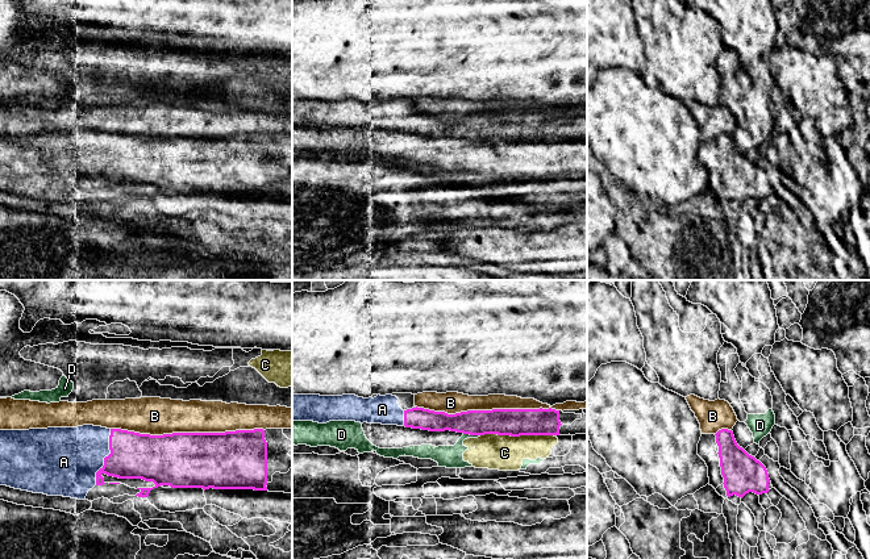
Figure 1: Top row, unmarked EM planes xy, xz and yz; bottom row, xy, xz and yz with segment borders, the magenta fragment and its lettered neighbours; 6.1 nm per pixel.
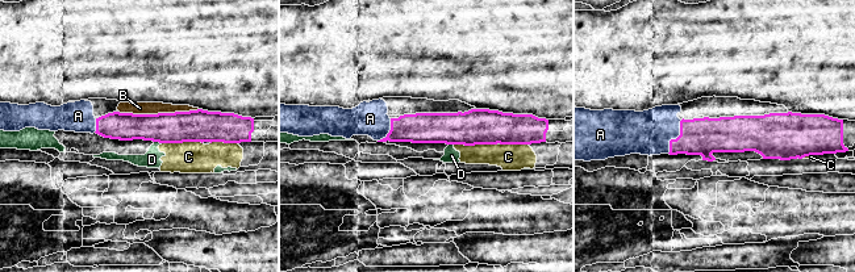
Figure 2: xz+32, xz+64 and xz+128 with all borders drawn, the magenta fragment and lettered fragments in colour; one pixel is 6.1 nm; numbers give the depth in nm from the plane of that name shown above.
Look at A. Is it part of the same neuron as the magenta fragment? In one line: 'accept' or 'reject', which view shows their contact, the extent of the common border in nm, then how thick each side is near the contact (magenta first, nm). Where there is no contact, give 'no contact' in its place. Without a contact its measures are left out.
accept; meets magenta in xy; contact 360 nm long; 280 nm thick on the magenta side, 420 nm on the other

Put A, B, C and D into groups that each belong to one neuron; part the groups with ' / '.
A / B / C D

